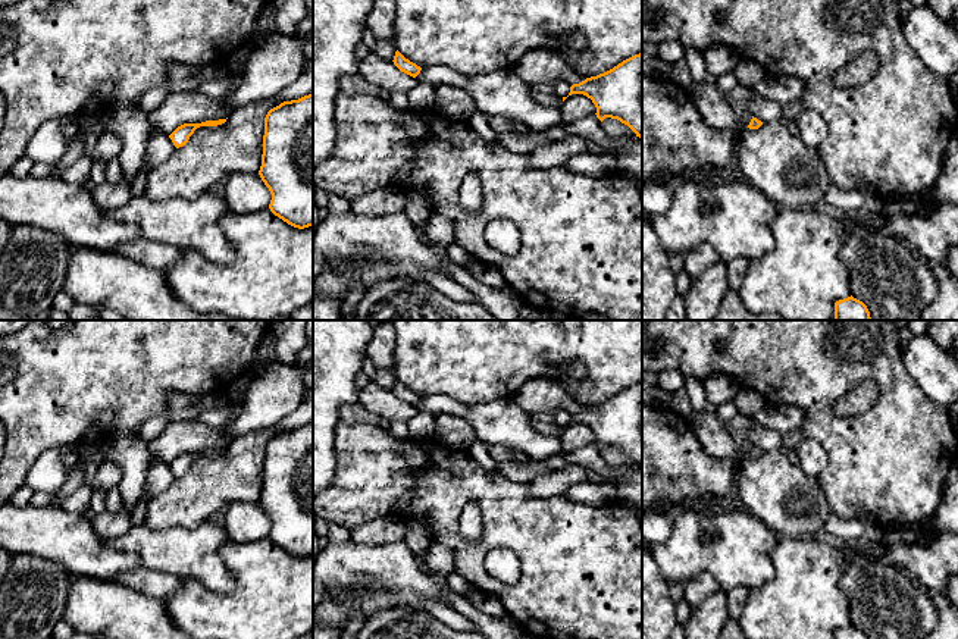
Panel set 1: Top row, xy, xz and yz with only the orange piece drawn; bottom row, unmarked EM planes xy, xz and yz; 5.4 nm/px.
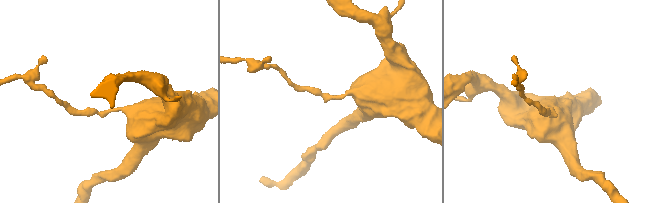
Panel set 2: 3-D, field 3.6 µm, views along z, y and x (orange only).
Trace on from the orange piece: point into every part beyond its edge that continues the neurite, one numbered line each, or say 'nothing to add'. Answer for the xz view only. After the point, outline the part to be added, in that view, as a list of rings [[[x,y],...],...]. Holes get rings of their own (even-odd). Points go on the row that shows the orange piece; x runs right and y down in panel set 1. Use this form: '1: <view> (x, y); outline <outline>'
1: xz (553, 100); outline [[[530,90],[530,94],[538,103],[550,106],[550,107],[558,107],[560,109],[561,104],[564,103],[563,97],[558,97],[554,93],[552,94],[544,94],[544,93],[538,93],[538,91]]]

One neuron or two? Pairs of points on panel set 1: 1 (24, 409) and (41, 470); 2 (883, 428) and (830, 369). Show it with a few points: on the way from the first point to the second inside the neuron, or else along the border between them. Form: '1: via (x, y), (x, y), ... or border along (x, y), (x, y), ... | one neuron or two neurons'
1: border along (59, 447), (46, 450), (33, 464), (24, 482) | two neurons
2: via (885, 404), (885, 385), (869, 369), (854, 369) | one neuron

